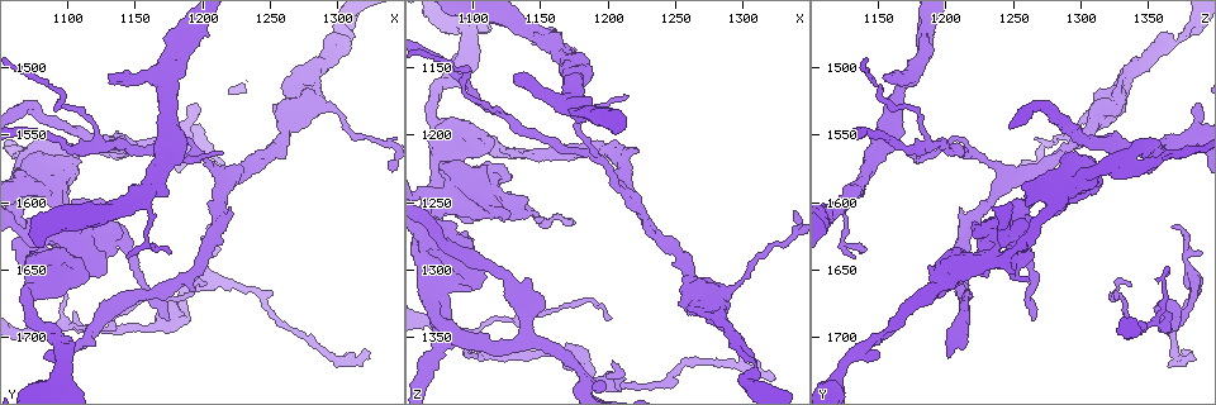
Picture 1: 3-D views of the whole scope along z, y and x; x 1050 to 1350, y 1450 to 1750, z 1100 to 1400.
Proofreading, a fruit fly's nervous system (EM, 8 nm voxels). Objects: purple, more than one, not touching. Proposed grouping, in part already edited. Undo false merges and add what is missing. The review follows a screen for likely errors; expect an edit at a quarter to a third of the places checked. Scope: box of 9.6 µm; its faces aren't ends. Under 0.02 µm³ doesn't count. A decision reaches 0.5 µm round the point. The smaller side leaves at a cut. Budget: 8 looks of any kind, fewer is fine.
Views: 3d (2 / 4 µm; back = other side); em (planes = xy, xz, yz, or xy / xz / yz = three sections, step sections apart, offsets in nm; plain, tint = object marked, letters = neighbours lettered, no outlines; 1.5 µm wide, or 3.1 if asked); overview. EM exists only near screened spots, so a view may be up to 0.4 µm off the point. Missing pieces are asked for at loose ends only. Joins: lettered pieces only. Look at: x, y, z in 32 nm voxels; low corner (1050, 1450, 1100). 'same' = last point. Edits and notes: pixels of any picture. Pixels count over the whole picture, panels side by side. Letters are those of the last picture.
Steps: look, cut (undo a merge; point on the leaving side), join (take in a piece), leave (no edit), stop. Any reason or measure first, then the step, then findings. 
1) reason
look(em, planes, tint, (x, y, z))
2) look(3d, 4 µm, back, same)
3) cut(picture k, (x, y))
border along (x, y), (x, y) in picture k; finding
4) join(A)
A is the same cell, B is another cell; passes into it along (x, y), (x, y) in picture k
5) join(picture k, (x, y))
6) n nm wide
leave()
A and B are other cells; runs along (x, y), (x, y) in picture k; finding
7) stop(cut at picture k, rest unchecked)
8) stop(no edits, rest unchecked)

thick turns thin
look(3d, 4 µm, back, (1184, 1686, 1374))

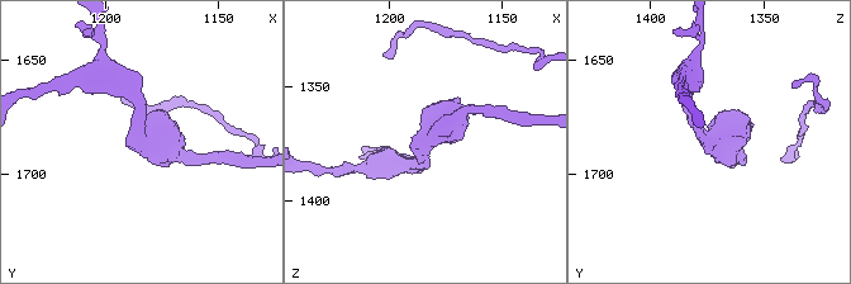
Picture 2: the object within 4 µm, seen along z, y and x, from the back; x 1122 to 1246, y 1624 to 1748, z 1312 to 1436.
arms of 180, 190 nm; shape alone is not enough
look(em, planes, tint, (1184, 1685, 1374))

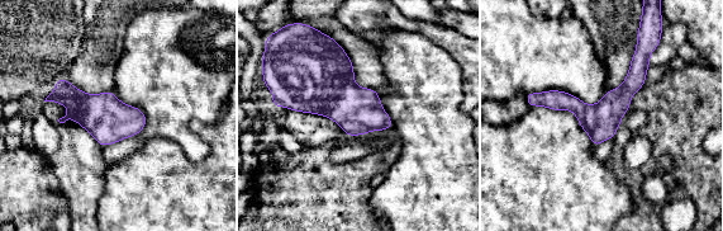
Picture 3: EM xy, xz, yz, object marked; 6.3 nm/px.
what lies round it
look(em, planes, letters, same)

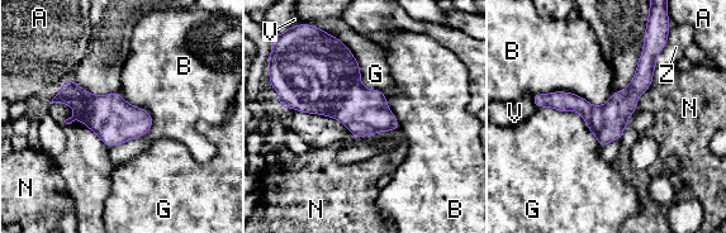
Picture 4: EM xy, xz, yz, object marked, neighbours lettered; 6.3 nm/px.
leave()
A, B, G, N, V and Z are other cells; border along (615, 91), (599, 105), (531, 95) in picture 4; one neuron here

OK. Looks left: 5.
tapers out
look(3d, 4 µm, (1204, 1618, 1368))

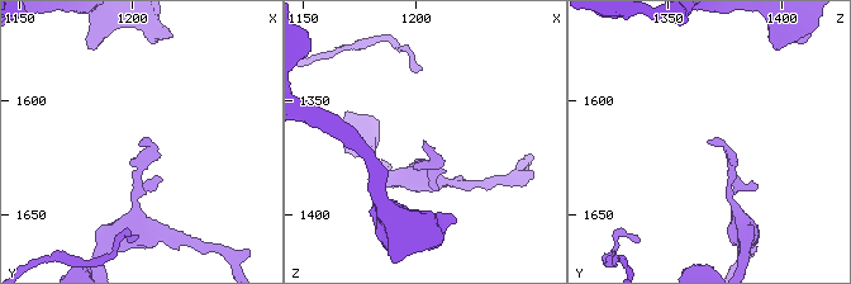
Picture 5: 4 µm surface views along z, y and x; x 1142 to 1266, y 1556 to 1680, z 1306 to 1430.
look(em, xz, step 4, letters, (1204, 1618, 1368))

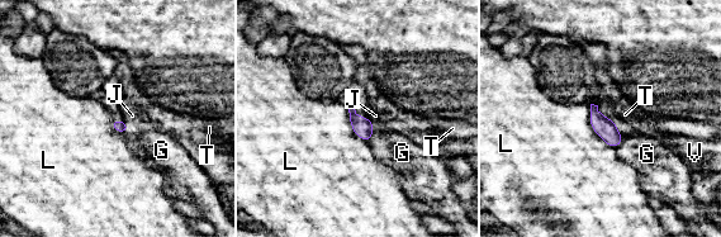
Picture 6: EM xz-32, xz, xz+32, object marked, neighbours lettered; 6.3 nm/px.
look(em, planes, letters, same)

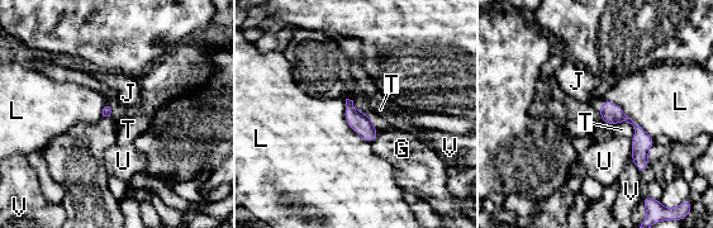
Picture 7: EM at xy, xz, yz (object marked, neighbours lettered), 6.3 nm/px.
leave()
G, J, L, T, U and V are other cells; border along (604, 98), (616, 103), (652, 138) in picture 7; no lettered piece goes on from it

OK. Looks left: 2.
branch stops here
look(em, planes, letters, (1322, 1716, 1380))

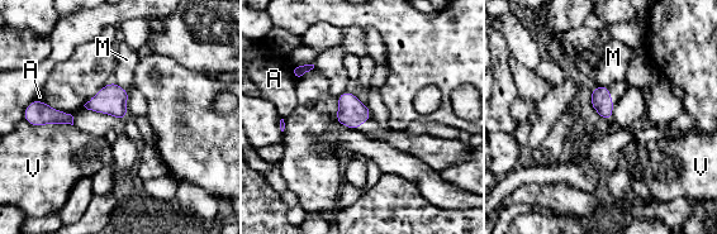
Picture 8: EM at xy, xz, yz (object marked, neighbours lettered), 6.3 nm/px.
V touches over 260 nm
leave()
A, M and V are other cells; border along (72, 124), (32, 125) in picture 8; none of them fits

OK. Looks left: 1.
thick turns thin
look(em, planes, letters, (1310, 1476, 1370))

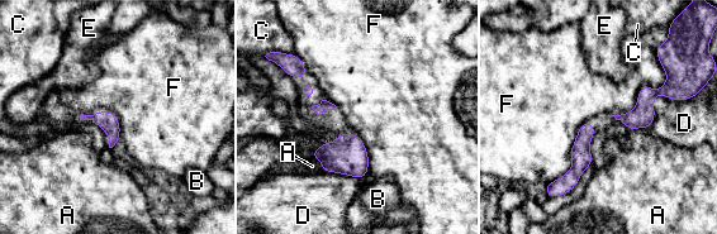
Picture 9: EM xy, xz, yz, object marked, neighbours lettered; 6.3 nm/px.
50 nm wide
leave()
A, B, C, D, E and F are other cells; runs along (588, 125), (580, 163), (568, 185) in picture 9; all the same neuron

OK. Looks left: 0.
stop(no edits, rest unchecked)

